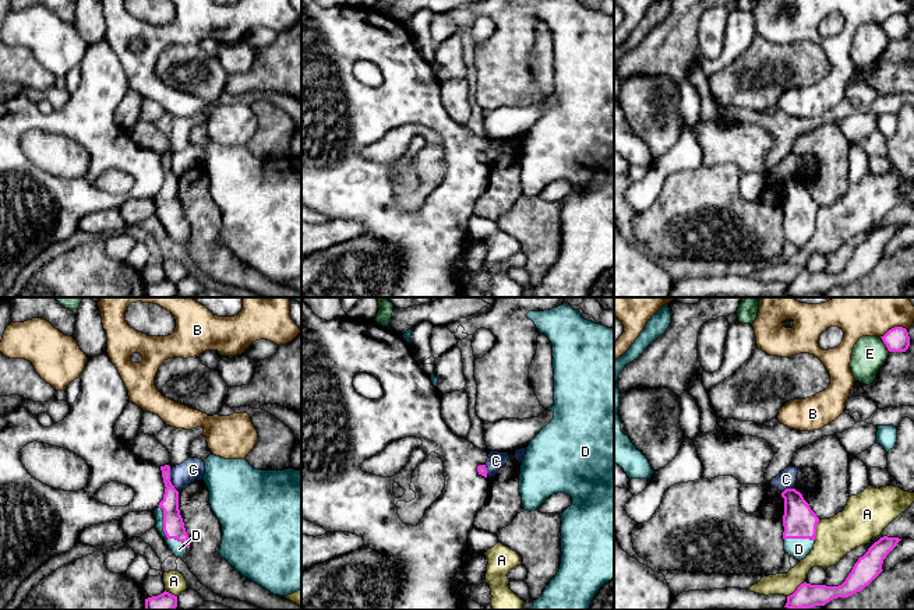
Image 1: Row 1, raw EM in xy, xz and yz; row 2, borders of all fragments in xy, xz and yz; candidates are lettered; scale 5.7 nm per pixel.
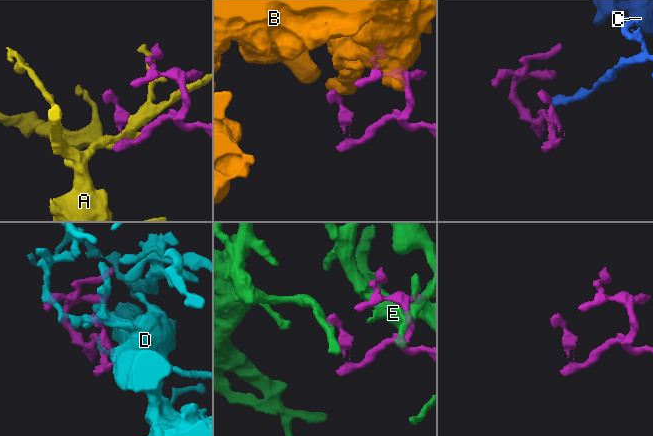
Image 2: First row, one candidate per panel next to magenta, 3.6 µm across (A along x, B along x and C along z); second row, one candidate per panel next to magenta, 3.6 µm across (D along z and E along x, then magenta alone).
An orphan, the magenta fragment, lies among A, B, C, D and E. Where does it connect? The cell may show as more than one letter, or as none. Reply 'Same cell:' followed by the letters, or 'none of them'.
Same cell: D

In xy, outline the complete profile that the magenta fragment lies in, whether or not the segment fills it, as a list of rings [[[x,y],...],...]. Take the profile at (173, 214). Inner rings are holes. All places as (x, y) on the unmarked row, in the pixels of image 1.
[[[160,154],[162,165],[165,170],[163,187],[153,198],[156,205],[155,215],[165,226],[169,236],[179,246],[183,246],[190,235],[190,225],[186,219],[183,205],[179,197],[179,179],[170,169],[170,154]]]

